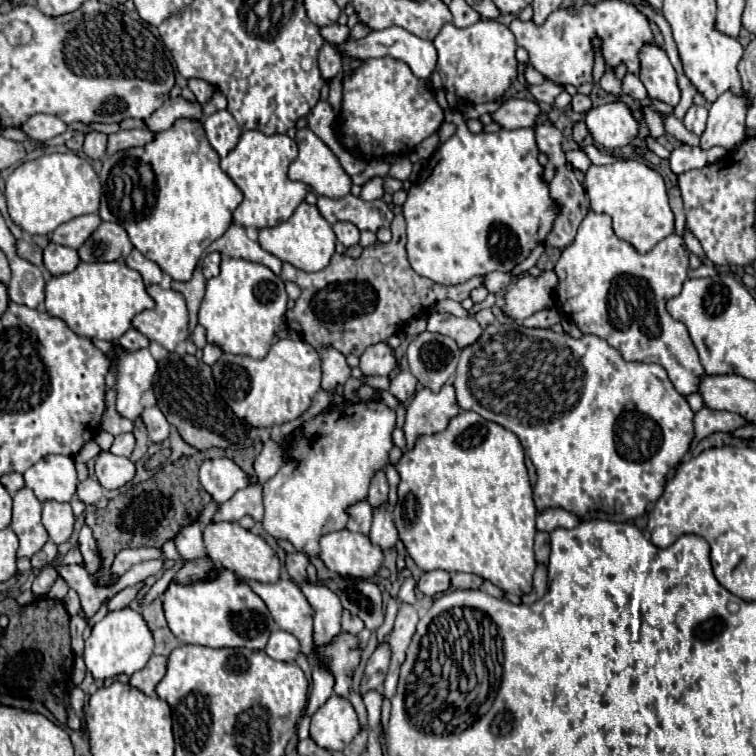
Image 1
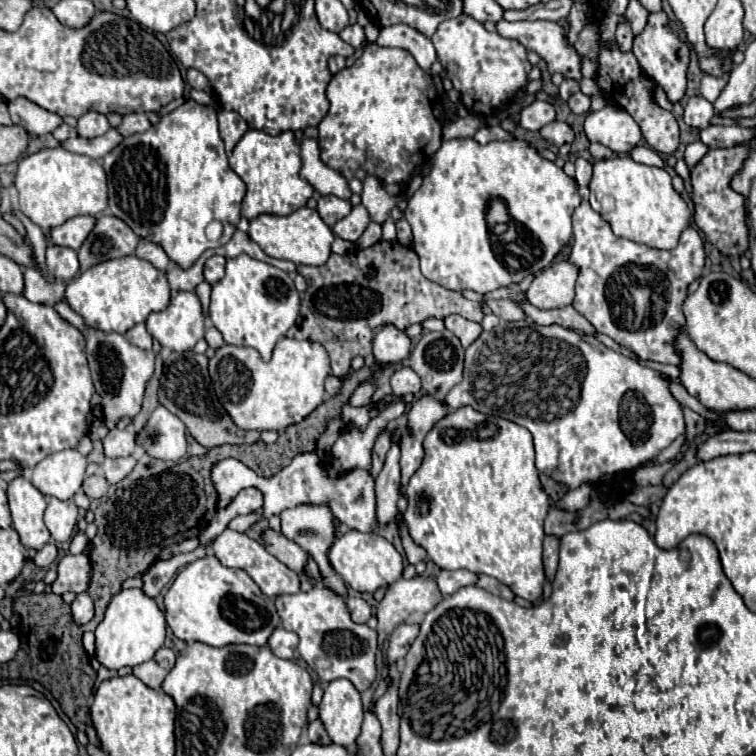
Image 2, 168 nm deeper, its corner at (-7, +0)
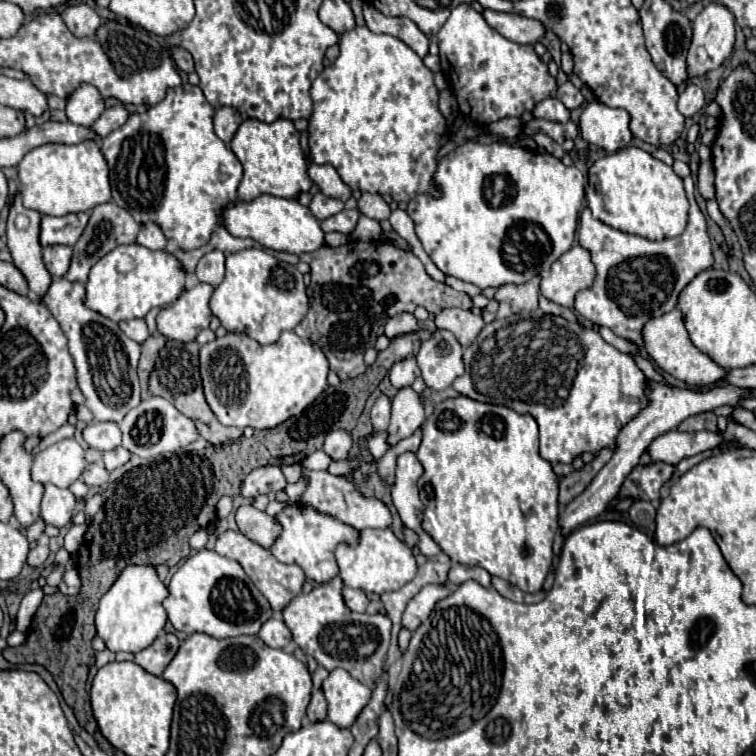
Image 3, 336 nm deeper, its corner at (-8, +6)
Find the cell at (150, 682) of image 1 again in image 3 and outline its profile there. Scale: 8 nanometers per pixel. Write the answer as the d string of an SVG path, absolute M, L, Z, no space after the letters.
M162 631L148 649L136 653L134 661L142 669L146 669L148 673L160 677L164 673L164 669L168 667L168 663L172 661L172 657L176 655L176 651L178 651L176 635L168 635L168 633Z

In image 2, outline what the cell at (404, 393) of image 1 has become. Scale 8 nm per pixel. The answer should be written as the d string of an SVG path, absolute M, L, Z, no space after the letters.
M403 365L393 373L391 387L393 395L405 395L405 393L417 395L421 391L421 379L419 375L415 375L415 371L409 365Z

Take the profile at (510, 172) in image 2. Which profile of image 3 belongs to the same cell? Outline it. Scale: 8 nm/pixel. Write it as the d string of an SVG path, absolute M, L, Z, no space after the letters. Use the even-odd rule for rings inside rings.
M468 141L468 143L464 143L464 145L458 145L454 151L450 151L440 163L438 163L438 169L436 169L436 173L432 175L432 185L438 189L438 197L432 197L432 195L428 195L428 193L420 193L420 195L416 195L410 203L408 203L408 215L412 217L412 221L414 221L414 227L416 227L416 235L418 235L418 239L420 239L420 243L422 243L422 247L424 247L424 251L428 253L428 257L434 261L434 265L444 273L444 275L450 275L450 277L456 277L456 279L460 279L460 281L466 281L466 283L472 283L472 285L478 285L478 287L482 287L482 289L486 289L486 287L502 287L502 285L506 285L506 283L526 283L526 281L530 281L532 277L536 277L536 275L540 275L542 271L546 271L564 251L568 251L570 247L572 247L572 241L574 241L574 233L576 233L576 225L578 225L578 213L580 213L580 209L582 209L582 199L584 199L584 177L582 177L582 173L576 169L576 167L566 167L560 159L556 159L556 157L552 157L552 155L538 155L538 153L530 153L530 151L526 151L524 147L514 147L514 145L506 145L506 143L490 143L490 145L482 145L482 143L474 143L474 141ZM488 187L488 191L494 187L494 191L492 193L488 193L490 195L490 199L488 199L488 195L486 195L486 199L484 199L484 189ZM516 221L524 221L524 223L532 223L532 237L528 235L528 239L522 239L520 243L524 245L522 249L518 249L518 251L522 251L522 253L506 253L506 249L504 249L504 237L506 237L506 231L508 231L508 227L510 225L514 225Z

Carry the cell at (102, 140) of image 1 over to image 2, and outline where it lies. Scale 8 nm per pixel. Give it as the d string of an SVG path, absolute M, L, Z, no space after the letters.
M87 111L85 115L81 115L77 119L77 133L85 139L93 139L93 137L99 137L103 133L107 133L111 129L109 121L105 115L97 113L97 111Z

